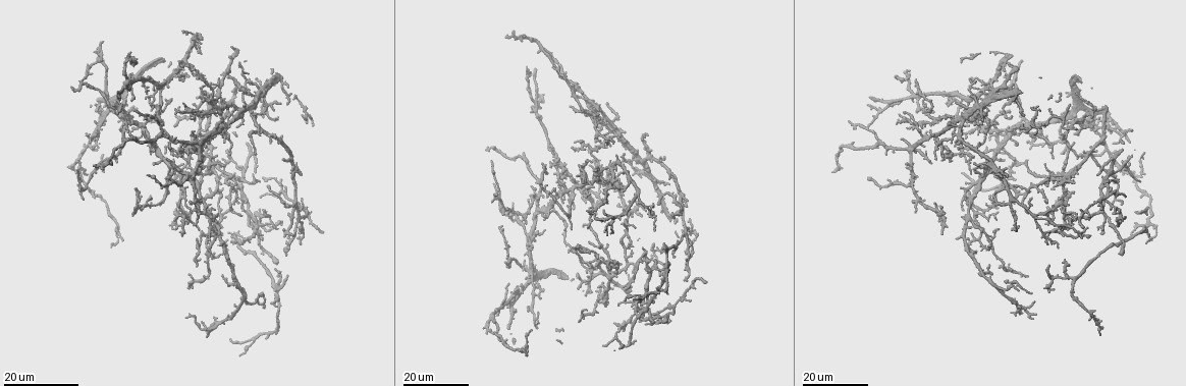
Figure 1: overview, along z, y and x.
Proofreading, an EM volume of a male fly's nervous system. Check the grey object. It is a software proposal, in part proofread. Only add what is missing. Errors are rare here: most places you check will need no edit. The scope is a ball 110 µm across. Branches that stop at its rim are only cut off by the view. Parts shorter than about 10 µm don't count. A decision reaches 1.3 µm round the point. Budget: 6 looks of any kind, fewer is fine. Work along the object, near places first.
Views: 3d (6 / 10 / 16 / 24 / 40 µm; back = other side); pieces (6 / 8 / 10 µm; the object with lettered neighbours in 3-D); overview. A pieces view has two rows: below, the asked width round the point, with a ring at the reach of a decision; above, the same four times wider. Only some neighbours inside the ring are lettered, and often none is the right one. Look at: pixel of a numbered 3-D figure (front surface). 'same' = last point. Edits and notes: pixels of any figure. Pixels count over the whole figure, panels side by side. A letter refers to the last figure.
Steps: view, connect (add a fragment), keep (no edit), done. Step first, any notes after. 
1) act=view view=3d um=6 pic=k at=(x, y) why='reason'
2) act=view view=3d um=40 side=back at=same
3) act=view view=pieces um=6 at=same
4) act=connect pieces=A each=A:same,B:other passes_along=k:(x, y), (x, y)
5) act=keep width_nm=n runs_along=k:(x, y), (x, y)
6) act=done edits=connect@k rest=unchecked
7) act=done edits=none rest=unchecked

act=view view=3d um=24 pic=1 at=(606, 102) why='free end'

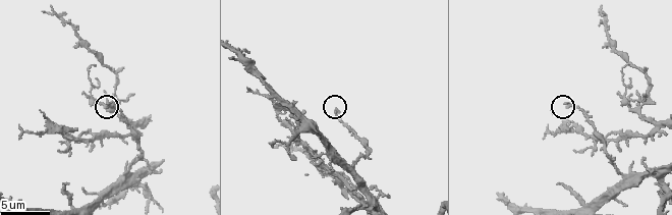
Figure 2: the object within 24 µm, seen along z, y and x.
act=view view=pieces um=10 pic=2 at=(567, 105)

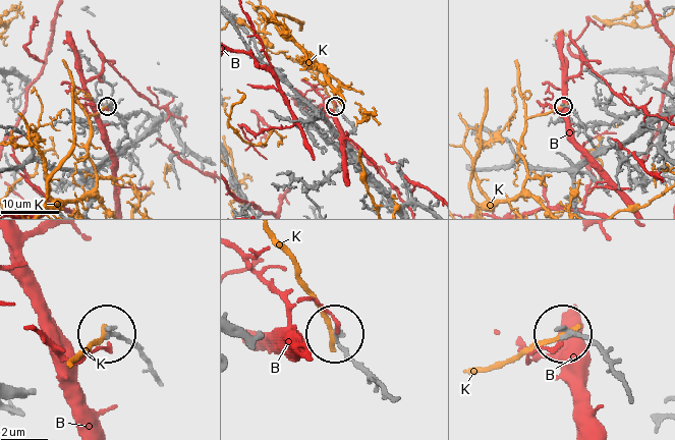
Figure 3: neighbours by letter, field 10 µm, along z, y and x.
act=keep each=B:other,K:other runs_along=3:(155, 372), (129, 343), (107, 331) found='none of them fits'

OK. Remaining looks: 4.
act=view view=3d um=24 pic=1 at=(72, 86) why='thin end'

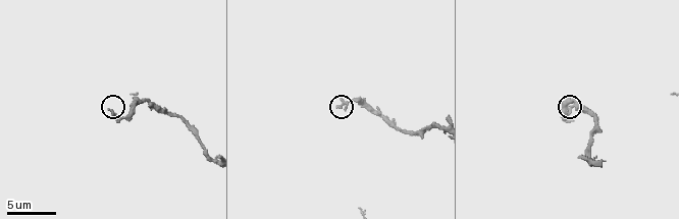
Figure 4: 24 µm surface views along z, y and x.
act=view view=pieces um=8 pic=4 at=(572, 109) why='what lies round it'

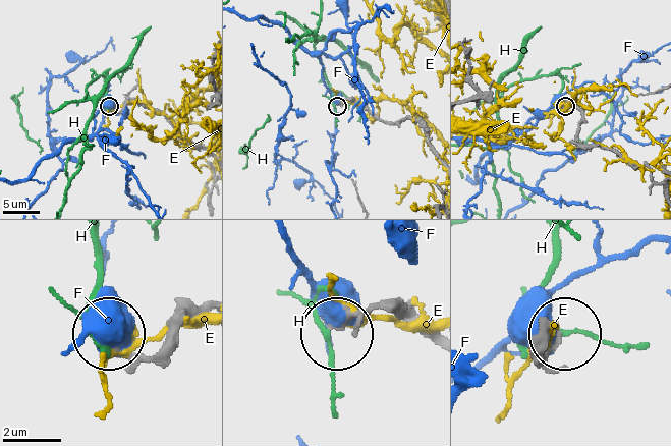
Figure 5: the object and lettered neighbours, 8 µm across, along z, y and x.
act=keep each=E:other,F:other,H:other found='no lettered fragment goes on from it'

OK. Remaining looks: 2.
act=view view=3d um=24 pic=1 at=(261, 181) why='an open end'

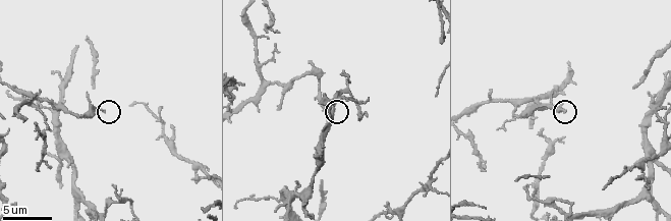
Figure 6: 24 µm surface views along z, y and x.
act=view view=pieces um=10 pic=6 at=(565, 112)

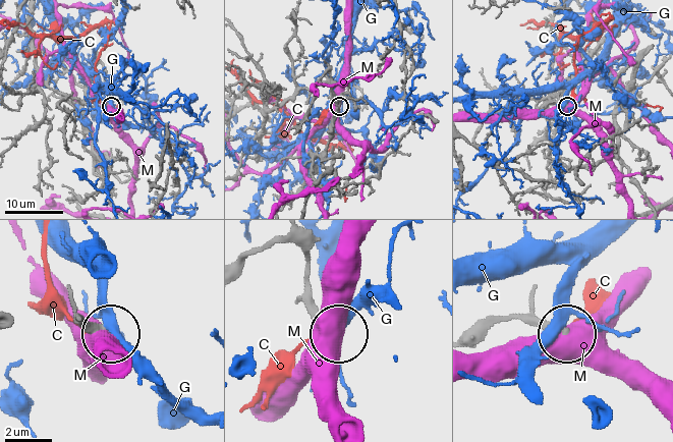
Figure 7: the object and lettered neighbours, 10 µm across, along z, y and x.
act=keep width_nm=220 each=C:other,G:other,M:other found='no lettered fragment goes on from it'

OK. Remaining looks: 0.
act=done edits=none rest=unchecked

